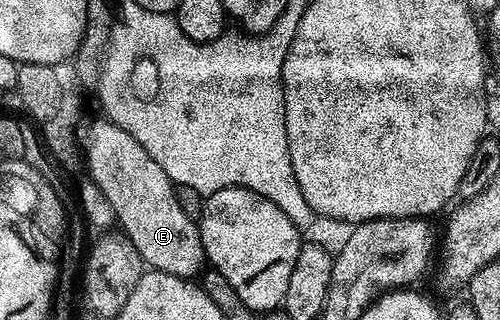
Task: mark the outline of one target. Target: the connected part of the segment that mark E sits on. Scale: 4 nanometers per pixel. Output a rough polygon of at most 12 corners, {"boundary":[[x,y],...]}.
{"boundary":[[106,120],[90,181],[150,269],[188,280],[207,253],[165,168]]}

